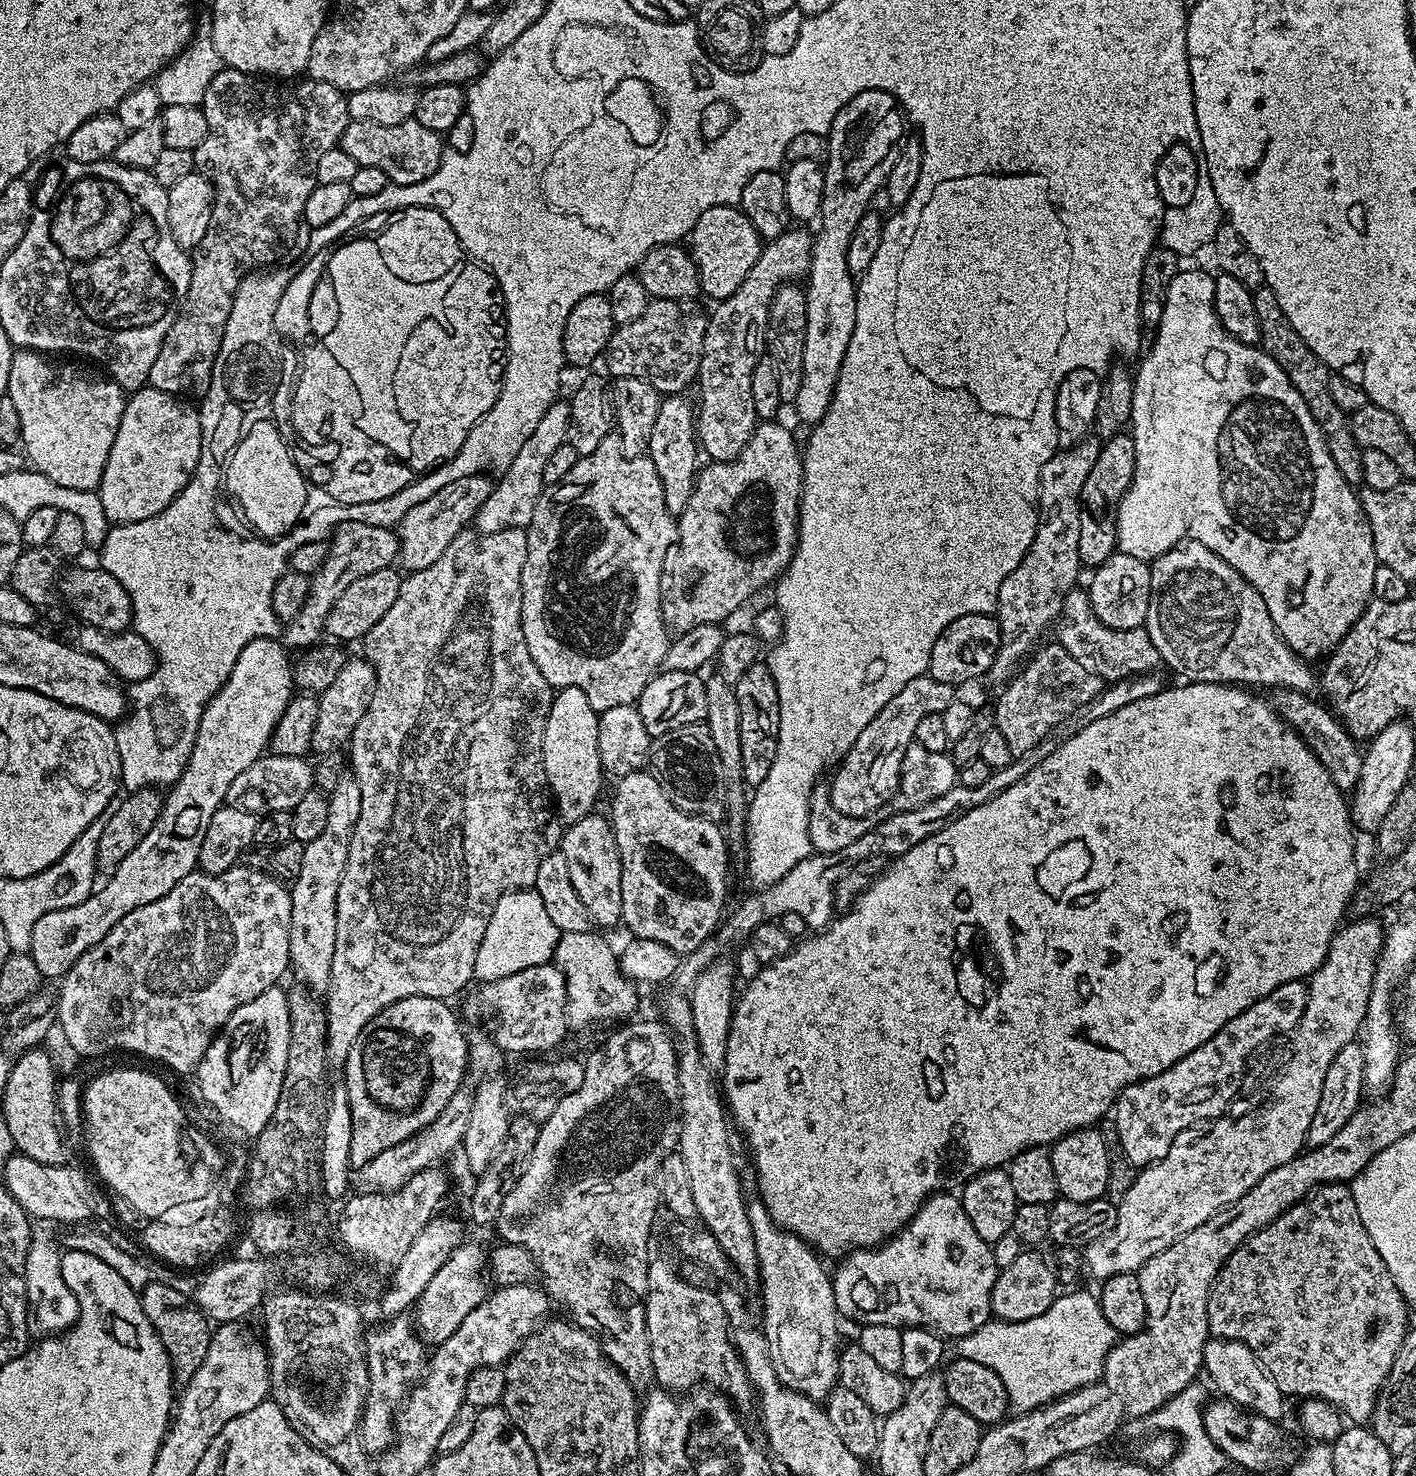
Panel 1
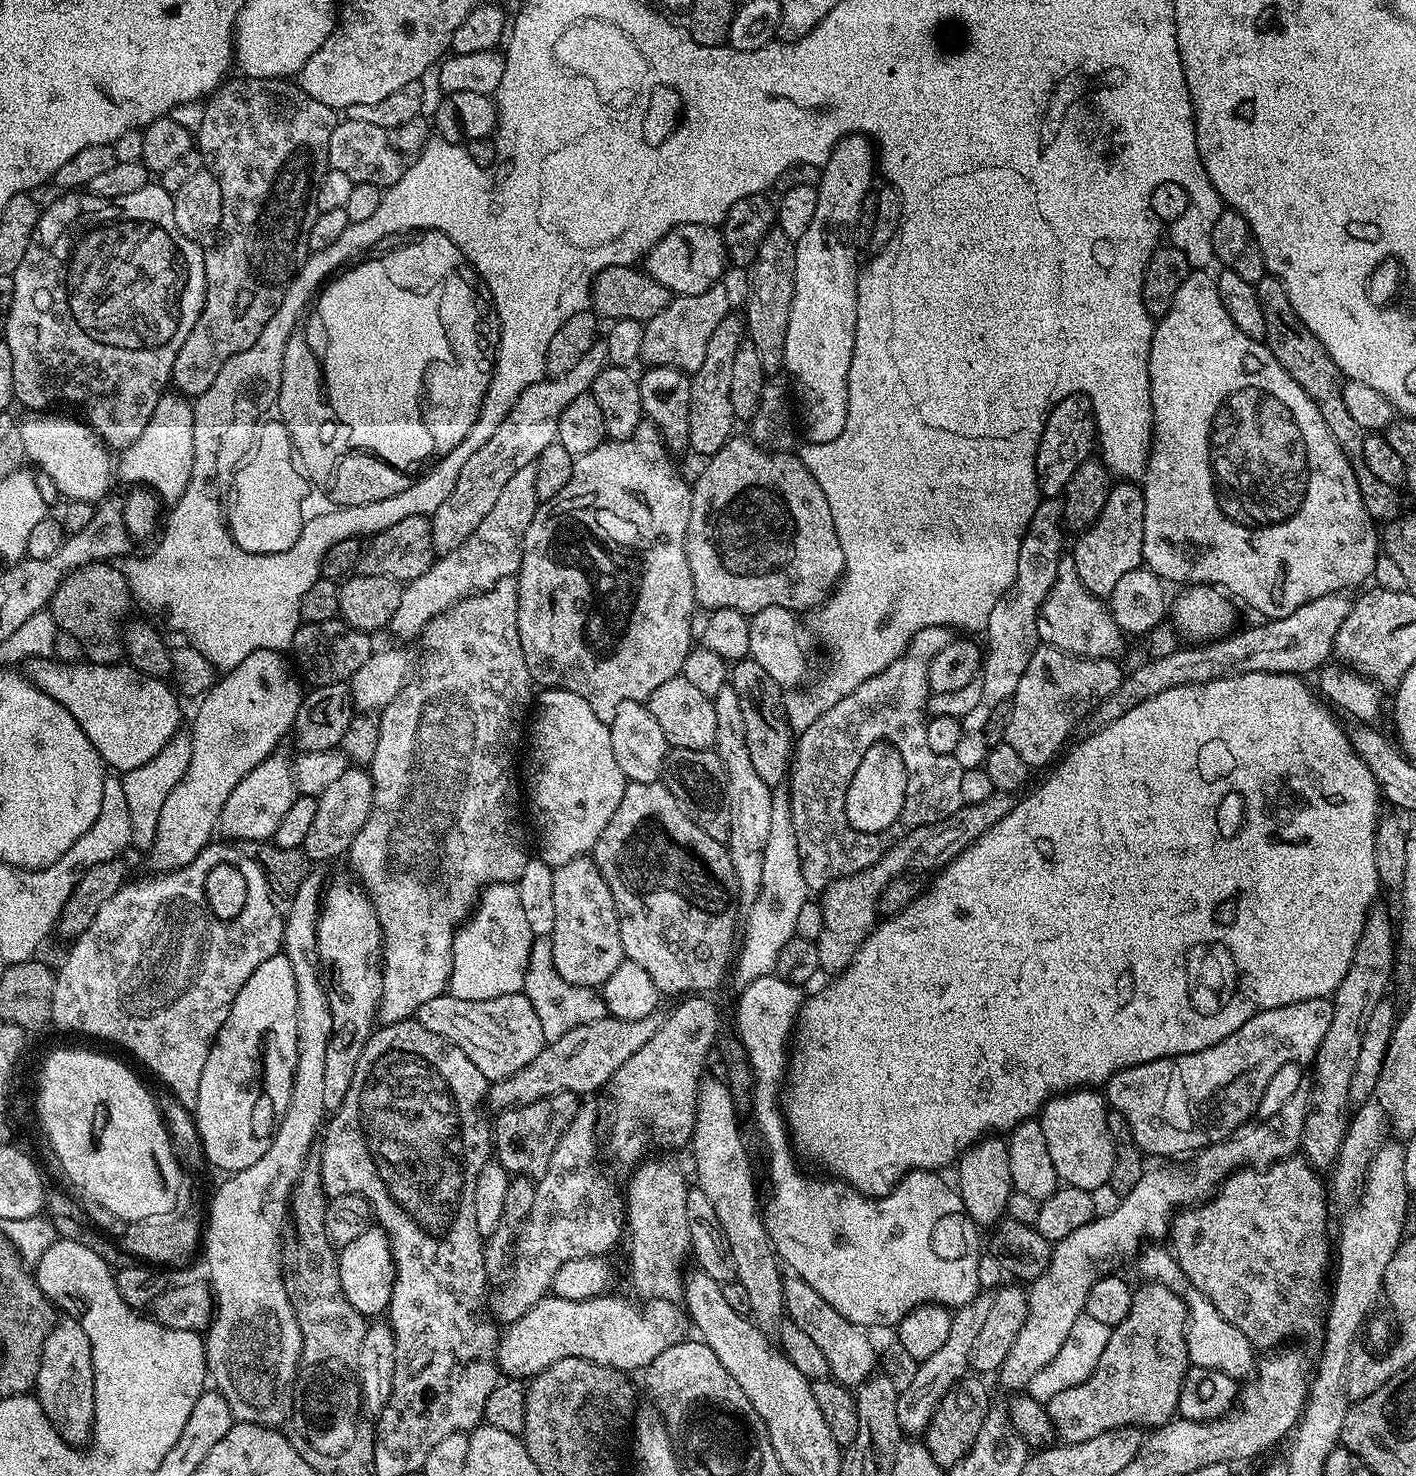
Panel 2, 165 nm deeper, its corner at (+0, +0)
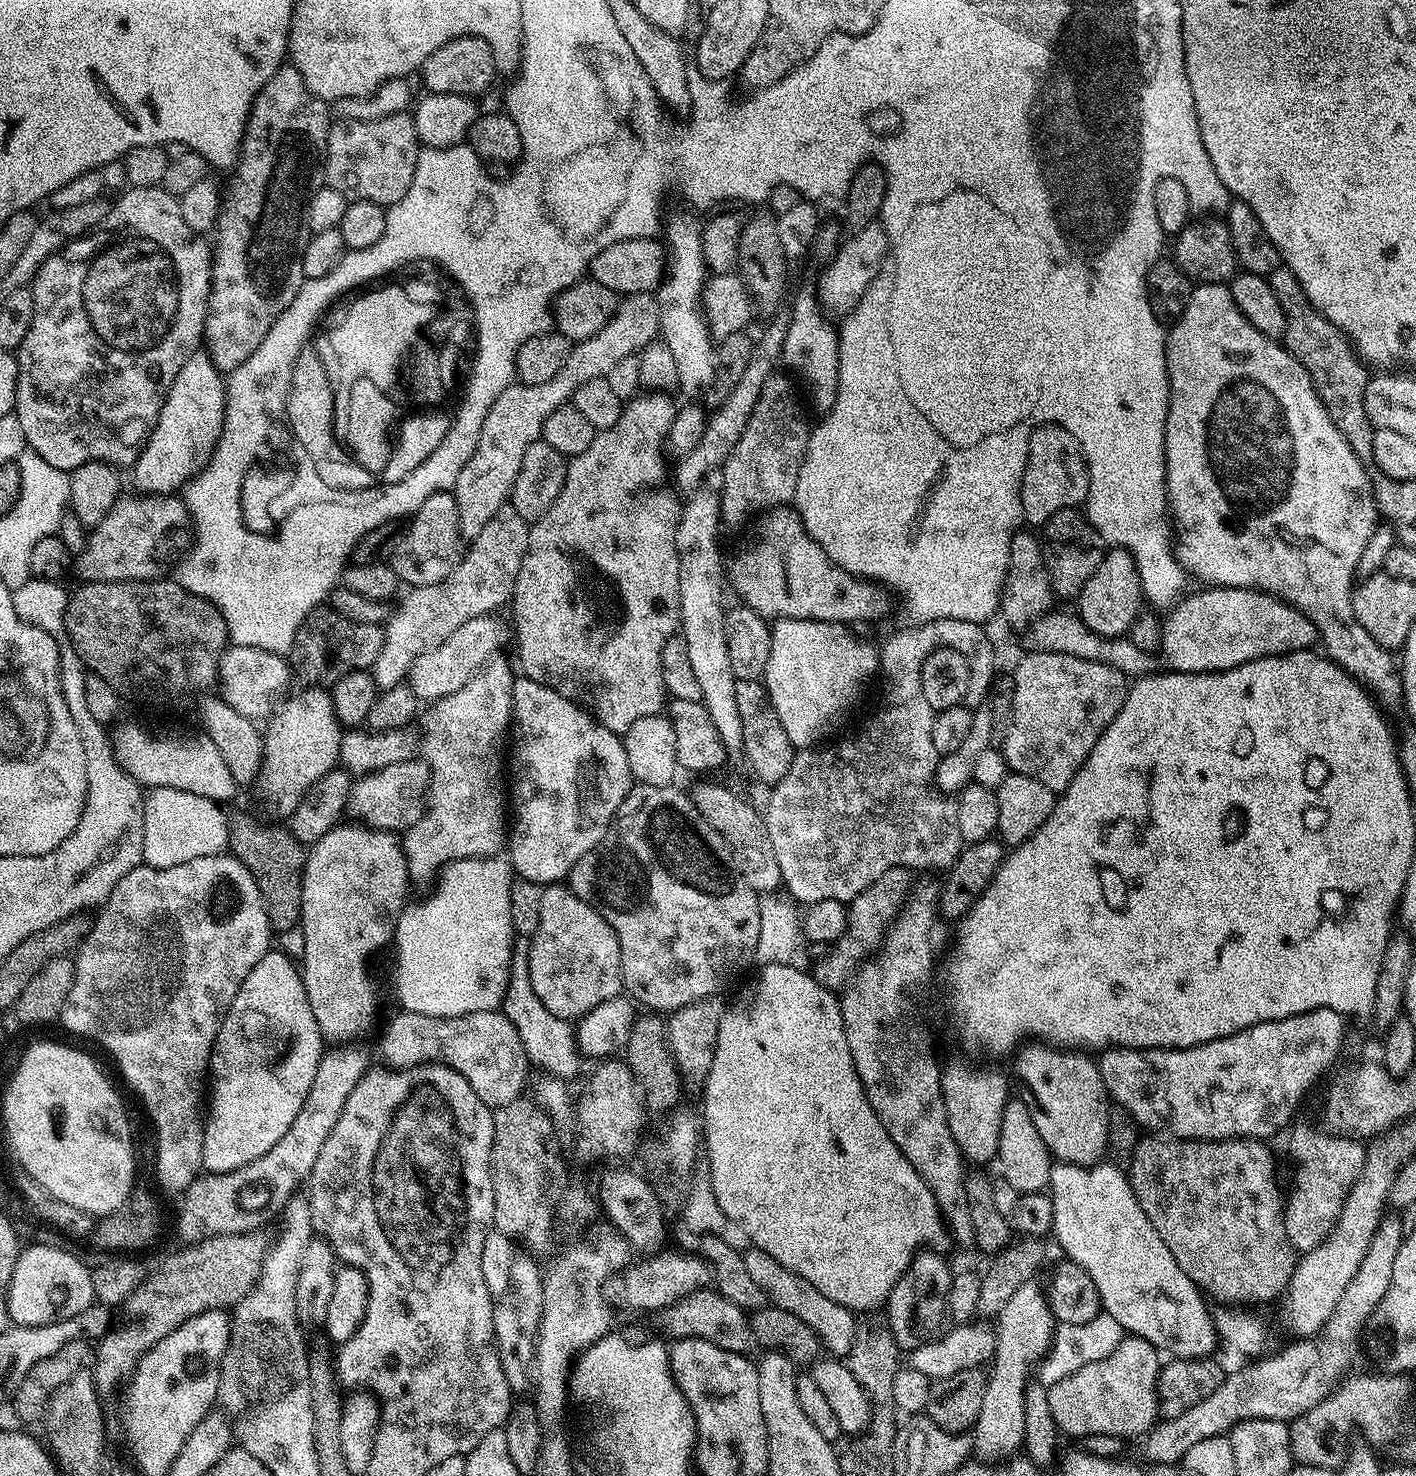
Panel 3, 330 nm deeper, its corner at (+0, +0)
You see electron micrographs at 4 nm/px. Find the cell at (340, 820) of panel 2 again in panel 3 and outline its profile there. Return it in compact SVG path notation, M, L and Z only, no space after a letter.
M413 758L394 766L386 766L386 770L371 772L369 776L361 776L353 783L347 815L353 821L367 824L369 828L381 828L383 832L399 833L413 828L425 814L431 782L432 771L423 759Z

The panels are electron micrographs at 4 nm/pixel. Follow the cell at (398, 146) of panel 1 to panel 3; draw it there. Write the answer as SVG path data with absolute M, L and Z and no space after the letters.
M408 112L377 120L337 119L328 129L324 155L327 187L338 190L349 201L365 200L385 206L397 204L406 190L410 190L421 147L416 121Z

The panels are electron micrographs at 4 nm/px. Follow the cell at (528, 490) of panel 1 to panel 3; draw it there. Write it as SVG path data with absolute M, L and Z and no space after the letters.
M512 507L501 508L494 518L490 518L490 522L486 522L482 534L467 545L464 555L460 557L460 565L446 579L434 582L434 586L412 588L399 597L400 605L391 609L383 625L382 654L378 654L378 662L371 669L377 689L405 683L414 661L446 642L458 626L470 622L470 618L495 613L500 610L496 608L503 604L505 607L511 601L518 570L526 554L529 531L529 521L522 519Z

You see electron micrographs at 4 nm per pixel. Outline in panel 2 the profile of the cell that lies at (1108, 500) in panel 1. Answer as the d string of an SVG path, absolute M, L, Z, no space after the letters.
M1120 482L1120 484L1111 489L1106 498L1106 506L1102 506L1102 514L1083 532L1075 537L1076 545L1070 548L1070 555L1078 578L1090 594L1099 598L1111 596L1114 586L1118 586L1118 581L1130 574L1130 570L1141 567L1144 564L1144 555L1142 554L1142 526L1144 525L1144 490L1136 482Z

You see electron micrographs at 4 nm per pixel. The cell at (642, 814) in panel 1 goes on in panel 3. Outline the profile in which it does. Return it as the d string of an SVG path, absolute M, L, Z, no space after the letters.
M637 783L628 792L628 797L622 802L622 806L616 811L616 817L612 819L612 825L608 827L608 833L594 846L594 850L587 852L568 873L566 877L567 887L582 902L594 906L606 918L606 922L614 930L620 947L620 961L622 962L622 978L624 979L623 991L637 1005L651 1010L656 1014L671 1014L682 1006L690 1006L690 1002L698 1002L709 998L716 998L721 995L720 991L735 978L739 972L747 970L756 960L756 947L758 946L758 930L760 929L760 902L761 897L738 874L738 866L734 866L734 858L730 854L730 846L698 814L691 795L687 791L679 792L676 786L663 788L662 786L650 786L649 784Z

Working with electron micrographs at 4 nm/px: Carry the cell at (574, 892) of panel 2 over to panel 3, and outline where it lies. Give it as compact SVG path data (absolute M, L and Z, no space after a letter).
M557 882L542 887L542 907L538 917L538 930L528 941L530 954L530 986L534 986L534 994L558 1018L569 1022L579 1021L594 1006L602 1006L610 998L621 995L624 979L622 978L622 962L618 938L612 927L602 918L602 914L594 906L582 902L572 893L572 889Z

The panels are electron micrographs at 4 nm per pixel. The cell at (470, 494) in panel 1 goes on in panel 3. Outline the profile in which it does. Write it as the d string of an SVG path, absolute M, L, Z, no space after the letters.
M646 292L636 296L625 295L614 318L610 318L610 322L606 322L598 334L573 343L566 366L562 366L562 370L558 370L550 382L542 382L538 386L513 382L506 390L502 390L502 394L498 394L498 402L490 406L490 414L486 414L482 422L482 434L474 458L462 466L462 474L458 474L454 489L458 502L458 526L465 541L478 538L486 522L490 522L490 518L494 518L494 514L498 514L509 503L514 478L518 478L518 466L522 466L526 446L543 437L546 418L550 418L558 406L569 403L582 382L590 382L599 376L607 378L610 370L614 370L622 358L643 352L645 346L659 336L660 307L655 295Z

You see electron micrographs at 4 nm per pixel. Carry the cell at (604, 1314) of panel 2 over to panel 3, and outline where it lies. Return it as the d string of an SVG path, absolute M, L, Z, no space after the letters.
M711 1287L686 1294L686 1298L682 1298L677 1304L672 1304L659 1313L658 1320L661 1330L665 1332L663 1335L672 1336L673 1341L686 1338L709 1340L722 1350L744 1354L749 1351L748 1344L750 1345L753 1339L749 1328L749 1313Z

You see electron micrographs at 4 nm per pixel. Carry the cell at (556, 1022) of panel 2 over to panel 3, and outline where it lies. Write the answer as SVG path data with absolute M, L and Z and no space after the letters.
M517 935L512 943L512 961L510 962L510 978L508 989L504 995L502 1011L510 1018L510 1022L518 1030L518 1034L524 1043L524 1049L529 1061L541 1069L541 1073L554 1077L555 1080L572 1082L572 1079L580 1072L580 1060L582 1053L576 1045L576 1030L569 1021L558 1018L542 1006L538 994L534 994L534 986L530 986L530 946L529 937Z

